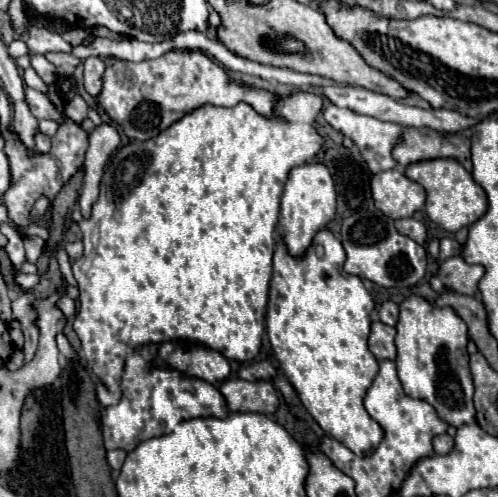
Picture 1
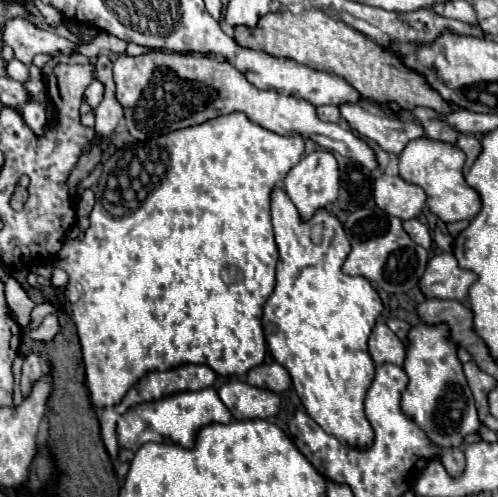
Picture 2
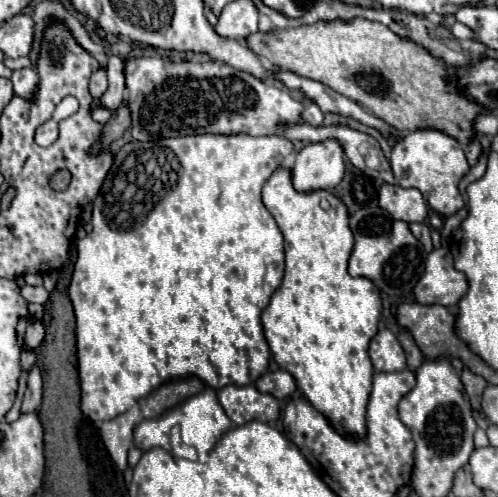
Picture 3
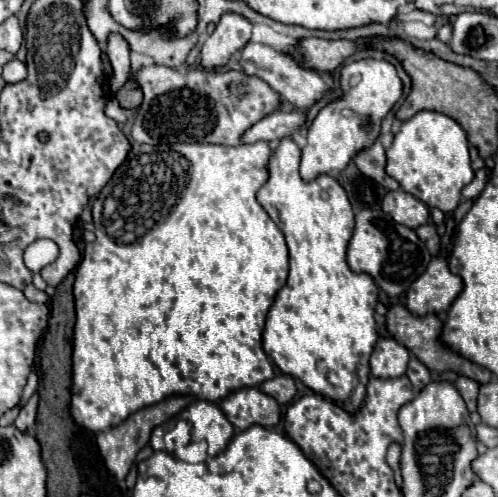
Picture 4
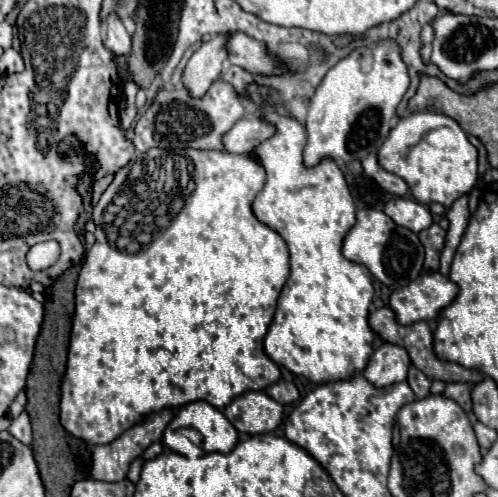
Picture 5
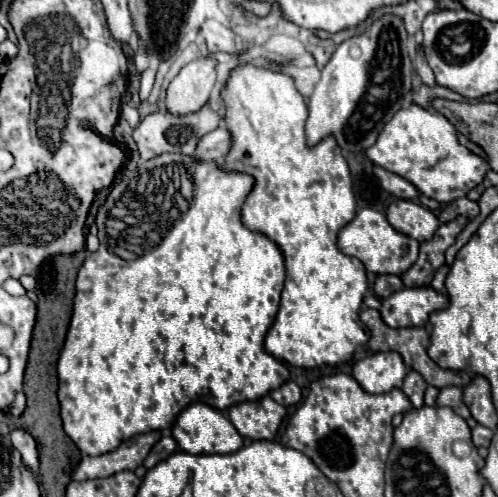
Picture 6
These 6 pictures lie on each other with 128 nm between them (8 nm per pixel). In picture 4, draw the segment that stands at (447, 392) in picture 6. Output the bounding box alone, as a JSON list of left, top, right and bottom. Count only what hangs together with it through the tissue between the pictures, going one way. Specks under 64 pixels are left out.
[454,376,480,412]

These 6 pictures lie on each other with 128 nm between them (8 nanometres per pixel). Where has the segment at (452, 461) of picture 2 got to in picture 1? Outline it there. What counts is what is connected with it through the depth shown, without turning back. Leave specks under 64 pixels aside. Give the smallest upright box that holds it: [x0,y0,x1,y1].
[432,432,454,454]

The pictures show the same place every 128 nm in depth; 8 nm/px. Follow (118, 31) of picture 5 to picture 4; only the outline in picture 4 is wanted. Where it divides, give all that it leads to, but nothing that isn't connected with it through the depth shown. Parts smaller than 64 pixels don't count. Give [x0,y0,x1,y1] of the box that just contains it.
[106,34,130,94]

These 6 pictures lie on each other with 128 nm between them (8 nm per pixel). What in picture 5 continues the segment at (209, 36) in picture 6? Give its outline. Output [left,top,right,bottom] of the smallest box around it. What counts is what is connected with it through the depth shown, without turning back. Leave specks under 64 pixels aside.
[228,32,288,76]

